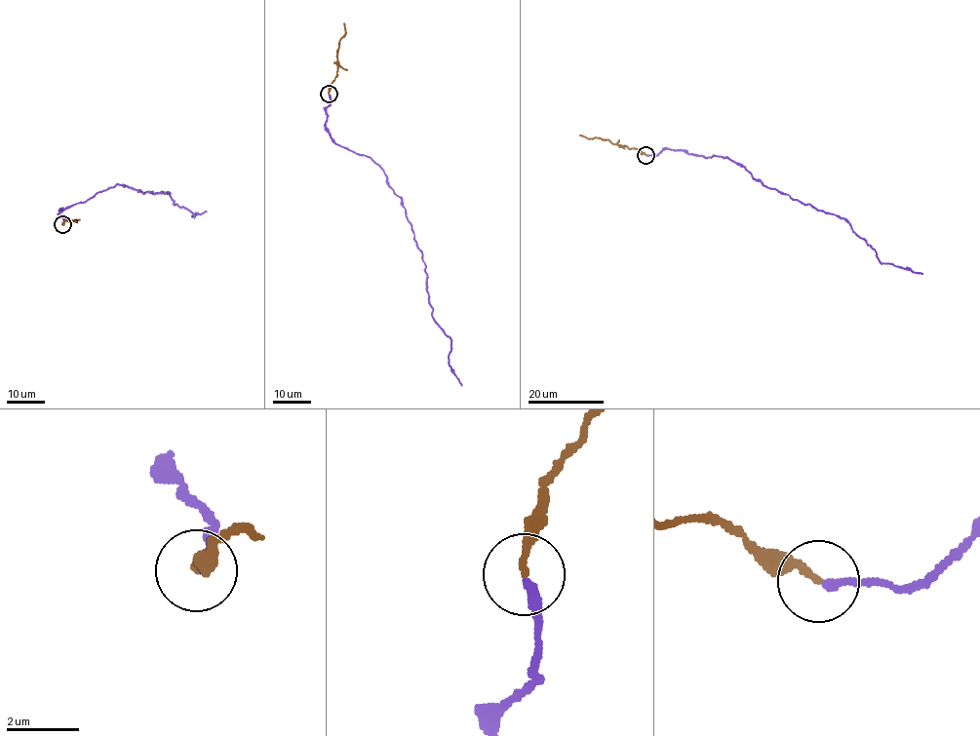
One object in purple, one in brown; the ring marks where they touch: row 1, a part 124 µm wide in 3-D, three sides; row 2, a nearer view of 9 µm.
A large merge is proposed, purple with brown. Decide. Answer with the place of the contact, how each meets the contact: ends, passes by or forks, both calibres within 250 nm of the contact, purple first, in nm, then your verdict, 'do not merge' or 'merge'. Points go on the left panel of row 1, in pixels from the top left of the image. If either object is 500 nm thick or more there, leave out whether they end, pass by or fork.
place (62, 224); purple ends; brown ends; calibres 240 and 200 nm; merge

